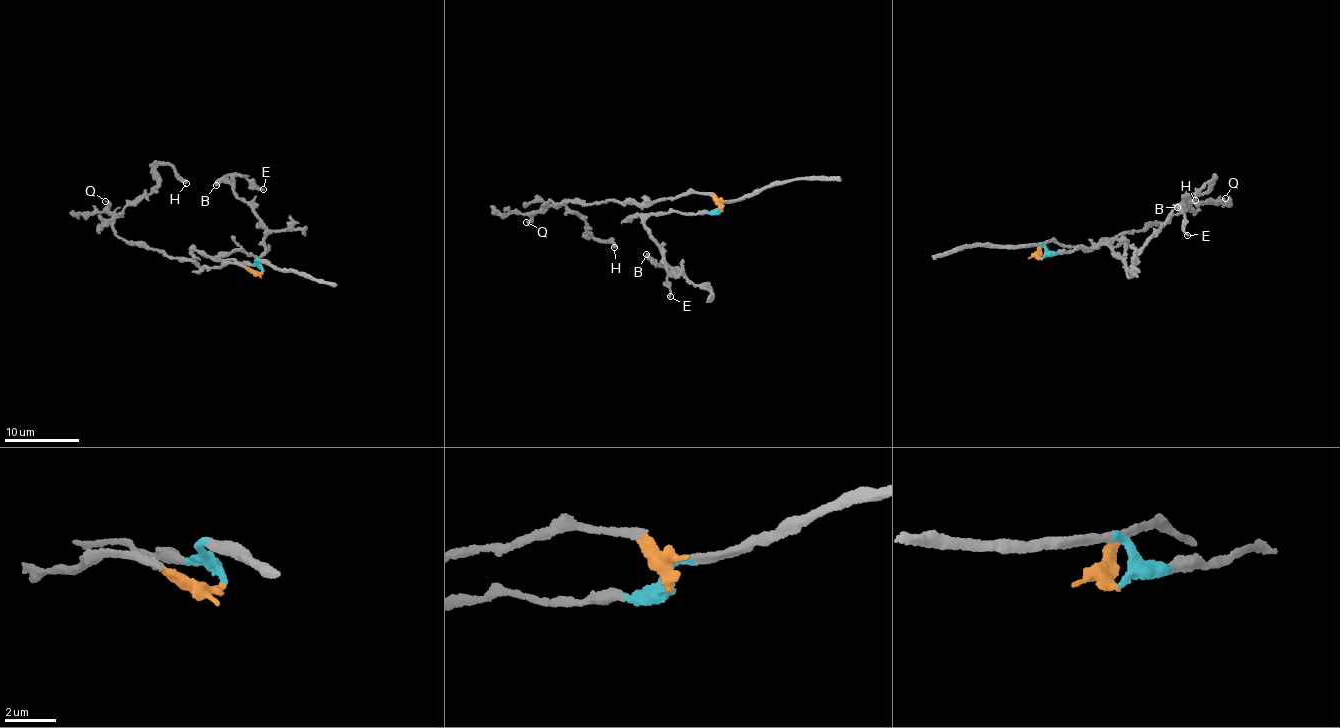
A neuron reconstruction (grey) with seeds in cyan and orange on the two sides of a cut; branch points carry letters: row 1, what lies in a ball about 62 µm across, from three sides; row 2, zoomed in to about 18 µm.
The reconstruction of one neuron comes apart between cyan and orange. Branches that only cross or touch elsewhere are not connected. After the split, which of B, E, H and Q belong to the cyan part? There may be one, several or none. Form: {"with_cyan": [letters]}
{"with_cyan": ["B", "E"]}

